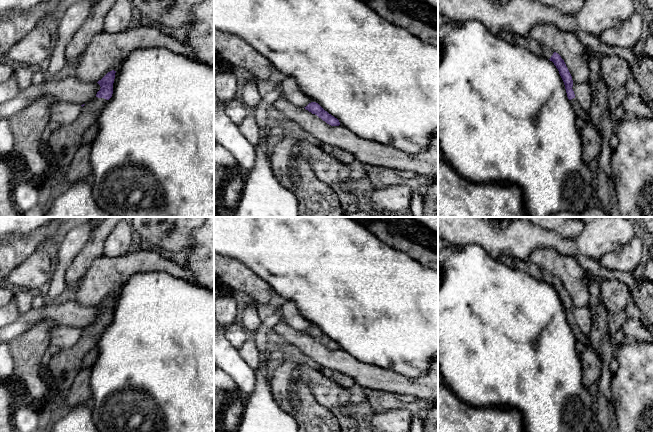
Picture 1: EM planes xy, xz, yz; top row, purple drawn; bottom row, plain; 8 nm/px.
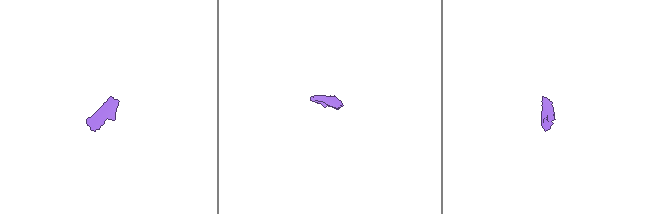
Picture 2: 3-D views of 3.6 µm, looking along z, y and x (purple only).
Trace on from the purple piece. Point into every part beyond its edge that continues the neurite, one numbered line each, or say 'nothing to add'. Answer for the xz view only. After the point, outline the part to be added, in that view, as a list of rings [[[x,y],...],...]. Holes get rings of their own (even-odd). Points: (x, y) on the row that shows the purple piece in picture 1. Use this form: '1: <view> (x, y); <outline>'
nothing to add

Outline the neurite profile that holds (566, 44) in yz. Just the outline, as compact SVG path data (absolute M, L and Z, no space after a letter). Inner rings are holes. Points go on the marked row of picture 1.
M539 23L531 29L528 37L561 56L572 76L573 83L588 82L589 60L576 34L563 31L552 24Z

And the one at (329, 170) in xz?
M306 140L299 141L300 154L308 161L319 180L329 185L349 181L355 175L349 165L340 162L331 155Z

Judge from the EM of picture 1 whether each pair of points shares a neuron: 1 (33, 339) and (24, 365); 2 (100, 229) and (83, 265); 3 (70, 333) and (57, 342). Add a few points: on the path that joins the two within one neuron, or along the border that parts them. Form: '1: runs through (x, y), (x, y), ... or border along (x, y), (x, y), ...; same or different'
1: runs through (32, 345), (27, 350), (27, 359); same
2: runs through (97, 238), (94, 248), (86, 256); same
3: runs through (67, 336), (60, 339); same

